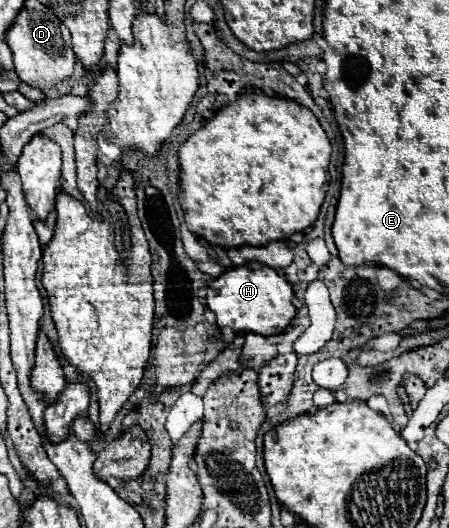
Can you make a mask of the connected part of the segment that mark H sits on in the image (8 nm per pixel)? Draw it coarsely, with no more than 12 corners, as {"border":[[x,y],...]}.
{"border":[[248,262],[210,278],[218,328],[282,334],[292,286]]}

